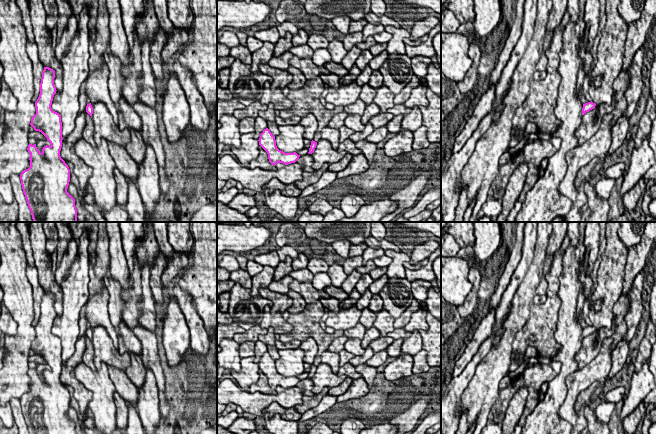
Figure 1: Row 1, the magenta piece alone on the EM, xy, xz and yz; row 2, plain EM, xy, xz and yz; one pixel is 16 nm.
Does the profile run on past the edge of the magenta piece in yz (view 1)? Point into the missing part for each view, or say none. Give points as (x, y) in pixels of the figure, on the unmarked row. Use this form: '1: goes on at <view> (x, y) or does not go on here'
1: does not go on here

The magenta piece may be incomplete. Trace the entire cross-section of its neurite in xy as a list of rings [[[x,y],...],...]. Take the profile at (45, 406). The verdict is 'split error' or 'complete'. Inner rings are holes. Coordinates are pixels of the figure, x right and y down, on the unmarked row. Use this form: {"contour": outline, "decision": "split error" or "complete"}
{"contour": [[[44,291],[40,307],[40,318],[35,326],[36,338],[32,341],[30,349],[35,355],[41,356],[50,366],[40,376],[36,368],[28,369],[30,377],[30,391],[20,398],[21,409],[30,434],[77,434],[75,423],[67,416],[70,406],[70,393],[60,380],[62,371],[62,346],[59,337],[52,334],[53,321],[56,318],[54,309],[55,295]]], "decision": "complete"}

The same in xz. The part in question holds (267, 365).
{"contour": [[[268,352],[263,354],[258,365],[259,369],[267,376],[269,386],[274,390],[278,386],[285,389],[295,387],[300,381],[296,376],[285,377],[279,374],[276,370],[275,360]]], "decision": "complete"}

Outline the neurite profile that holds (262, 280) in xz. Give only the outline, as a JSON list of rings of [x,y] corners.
[[[264,266],[260,273],[252,277],[251,296],[259,295],[260,288],[268,288],[269,284],[273,281],[274,271],[275,269],[272,267]]]

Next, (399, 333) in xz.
[[[396,328],[392,332],[387,333],[387,337],[391,337],[394,340],[406,339],[411,336],[411,332],[406,331],[404,328]]]

